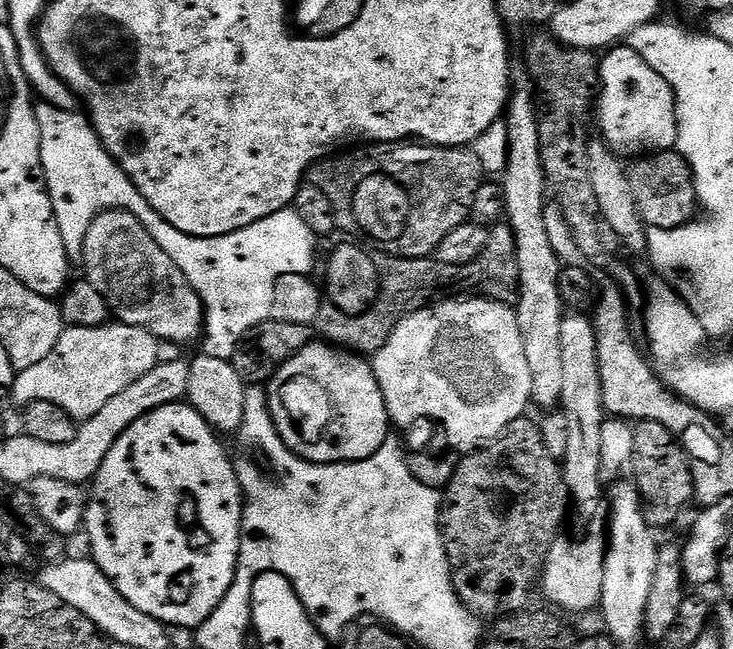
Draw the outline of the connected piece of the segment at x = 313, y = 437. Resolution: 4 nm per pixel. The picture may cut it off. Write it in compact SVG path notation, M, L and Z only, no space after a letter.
M328 342L307 344L276 371L266 385L266 391L267 415L272 417L282 442L301 460L308 460L312 464L347 464L354 460L365 460L390 439L390 421L384 395L380 393L371 363L363 355L341 350Z

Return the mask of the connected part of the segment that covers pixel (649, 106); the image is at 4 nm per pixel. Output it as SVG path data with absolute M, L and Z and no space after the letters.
M627 46L605 51L598 64L598 84L600 132L610 151L621 158L643 158L676 148L674 90L637 52Z

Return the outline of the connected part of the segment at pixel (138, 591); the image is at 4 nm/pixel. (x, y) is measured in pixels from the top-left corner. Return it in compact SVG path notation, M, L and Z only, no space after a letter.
M187 403L167 404L138 418L138 422L129 426L126 434L122 434L122 438L118 438L118 442L114 442L110 454L106 454L98 474L90 484L90 499L86 504L84 528L86 533L88 532L88 544L92 547L91 559L96 561L105 576L112 581L118 594L122 594L122 598L126 598L126 602L130 602L130 606L142 610L142 614L160 620L173 629L175 629L174 627L189 628L189 630L199 628L202 622L206 622L210 618L210 614L214 614L214 610L220 605L222 598L226 598L230 586L236 580L240 533L246 520L246 500L240 491L240 481L236 479L233 461L231 459L228 461L223 446L216 439L218 436L212 425L205 422Z

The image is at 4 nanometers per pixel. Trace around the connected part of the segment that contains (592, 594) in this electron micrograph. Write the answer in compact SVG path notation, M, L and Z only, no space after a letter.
M603 535L588 536L585 540L557 539L548 552L548 561L542 573L542 592L557 609L568 612L588 612L597 607L604 581L604 553L606 540Z

